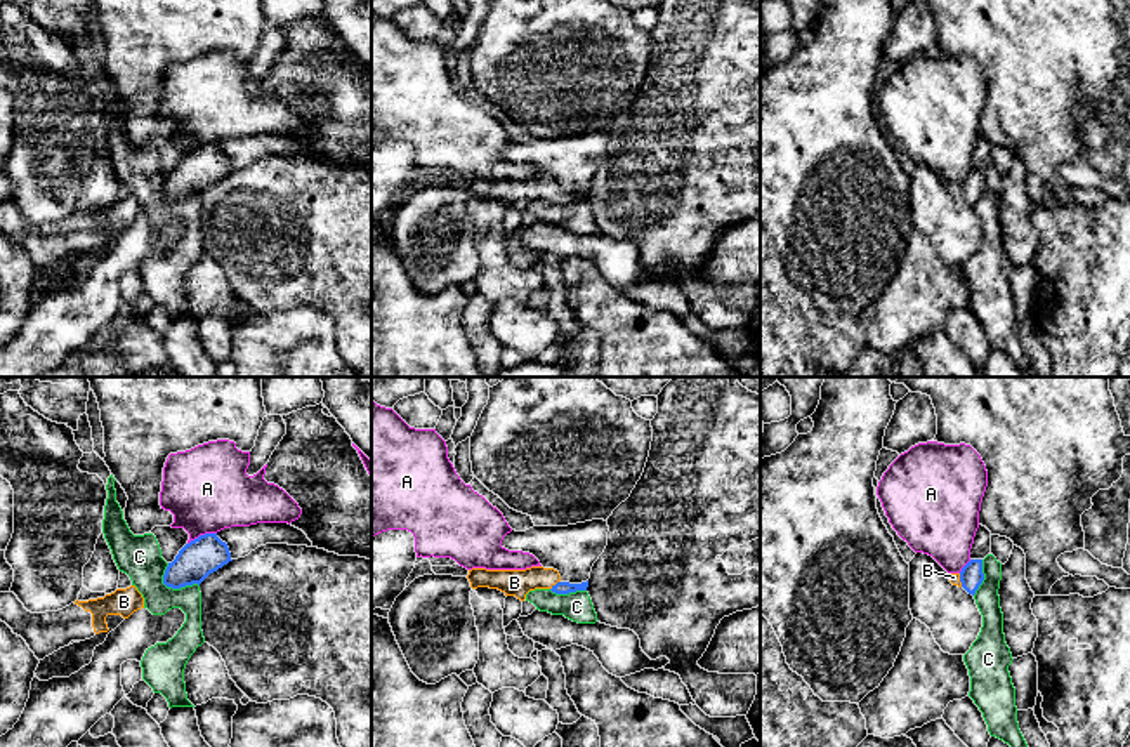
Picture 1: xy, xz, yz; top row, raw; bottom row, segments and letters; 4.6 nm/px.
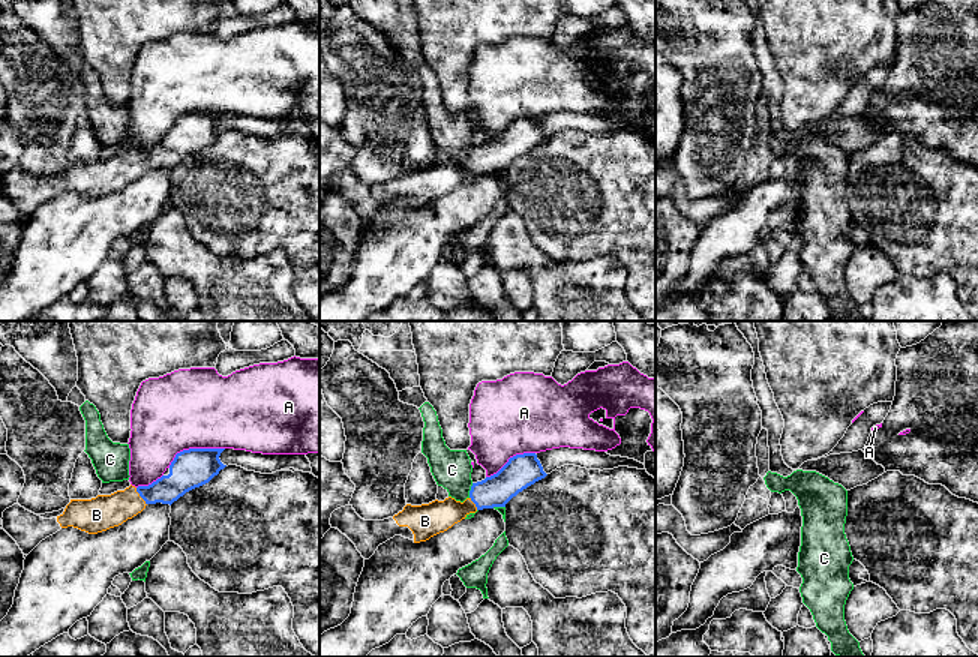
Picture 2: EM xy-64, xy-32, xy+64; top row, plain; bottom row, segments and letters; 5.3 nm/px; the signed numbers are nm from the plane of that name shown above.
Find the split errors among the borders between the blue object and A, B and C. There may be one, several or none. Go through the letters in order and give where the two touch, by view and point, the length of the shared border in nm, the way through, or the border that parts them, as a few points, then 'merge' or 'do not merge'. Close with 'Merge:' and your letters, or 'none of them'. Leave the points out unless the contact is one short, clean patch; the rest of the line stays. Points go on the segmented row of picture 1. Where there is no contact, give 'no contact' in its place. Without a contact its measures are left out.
A: contact xy (202, 535); length 150 nm; do not merge
B: contact xz (554, 586); length 60 nm; way xz (561, 588), (554, 586), (514, 582); merge
C: contact xy (172, 588); length 190 nm; border xy (167, 563), (164, 575), (167, 586), (198, 586); do not merge
Merge: B

